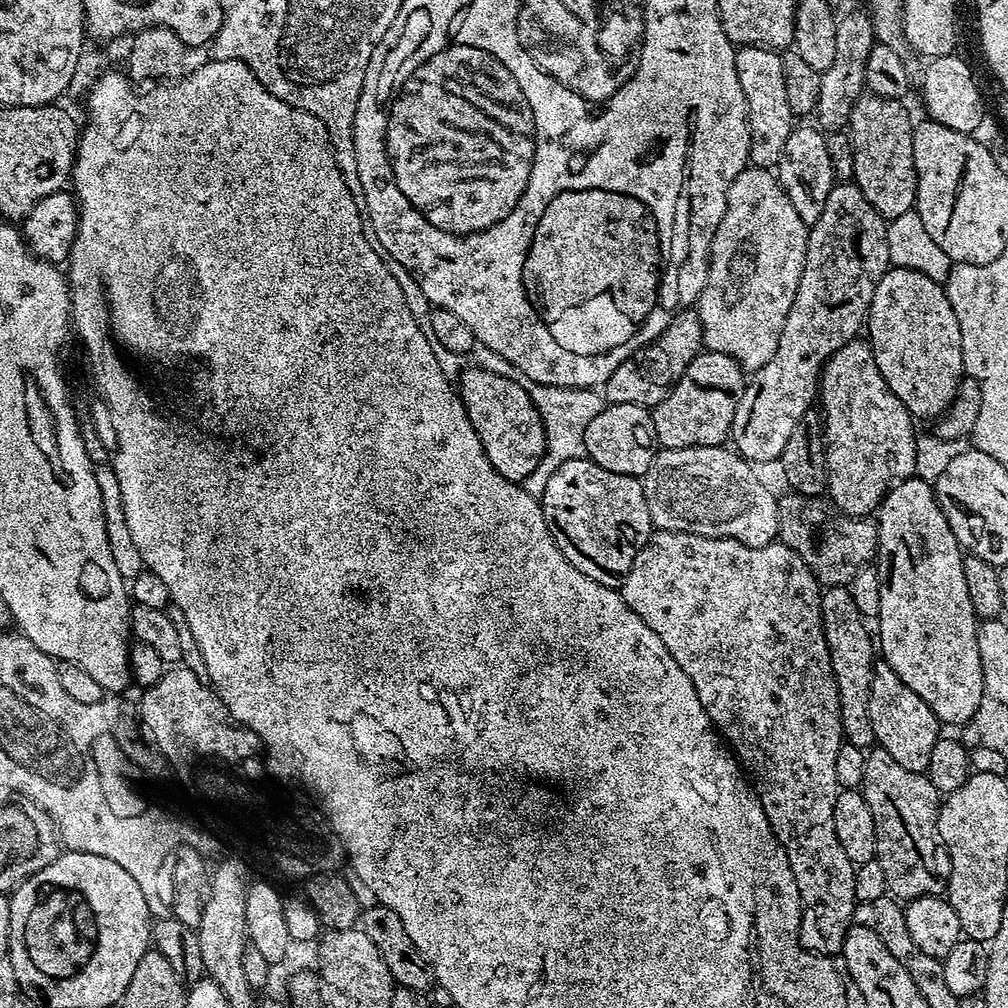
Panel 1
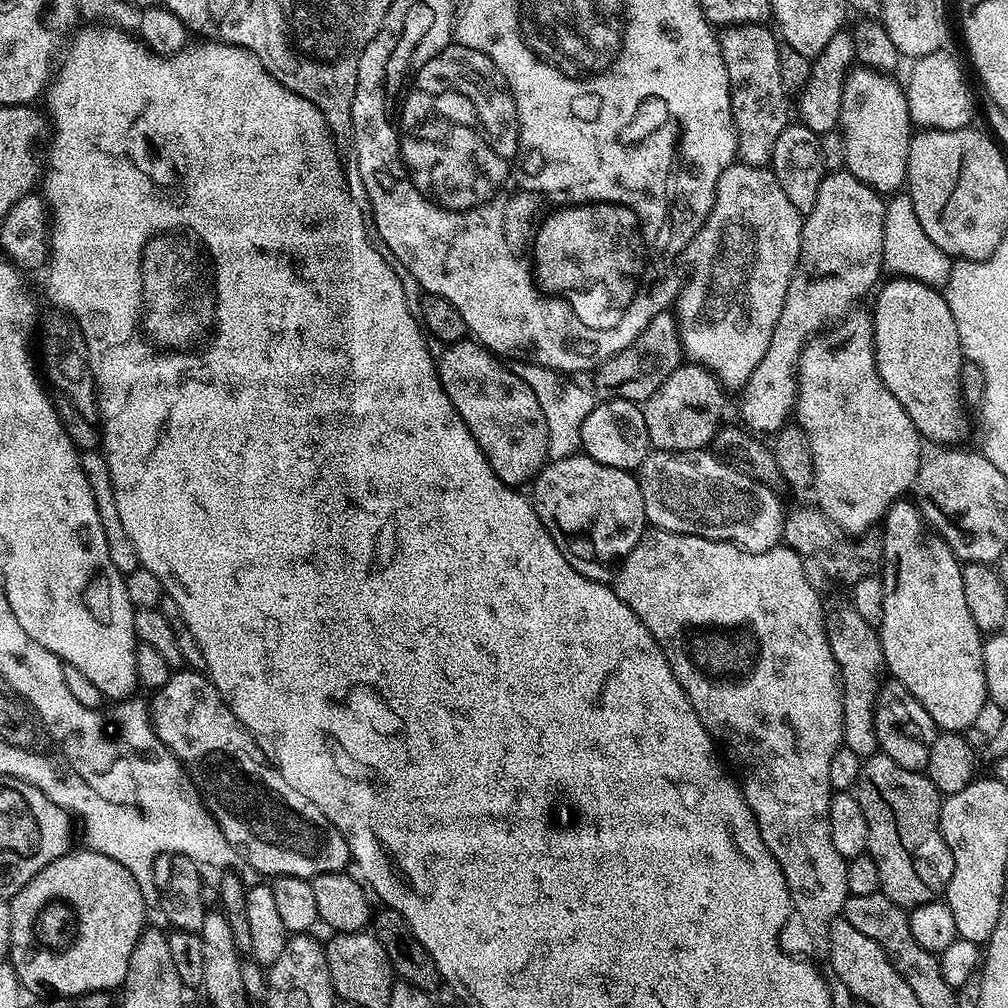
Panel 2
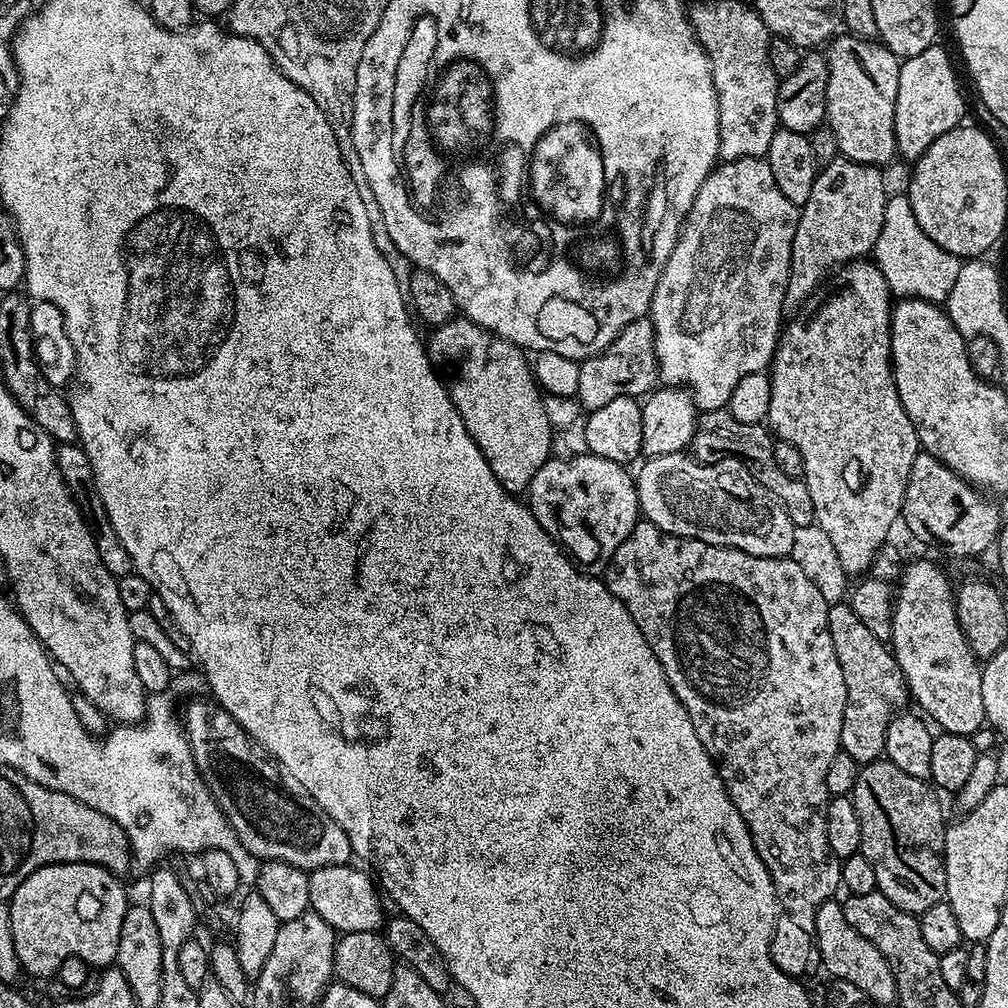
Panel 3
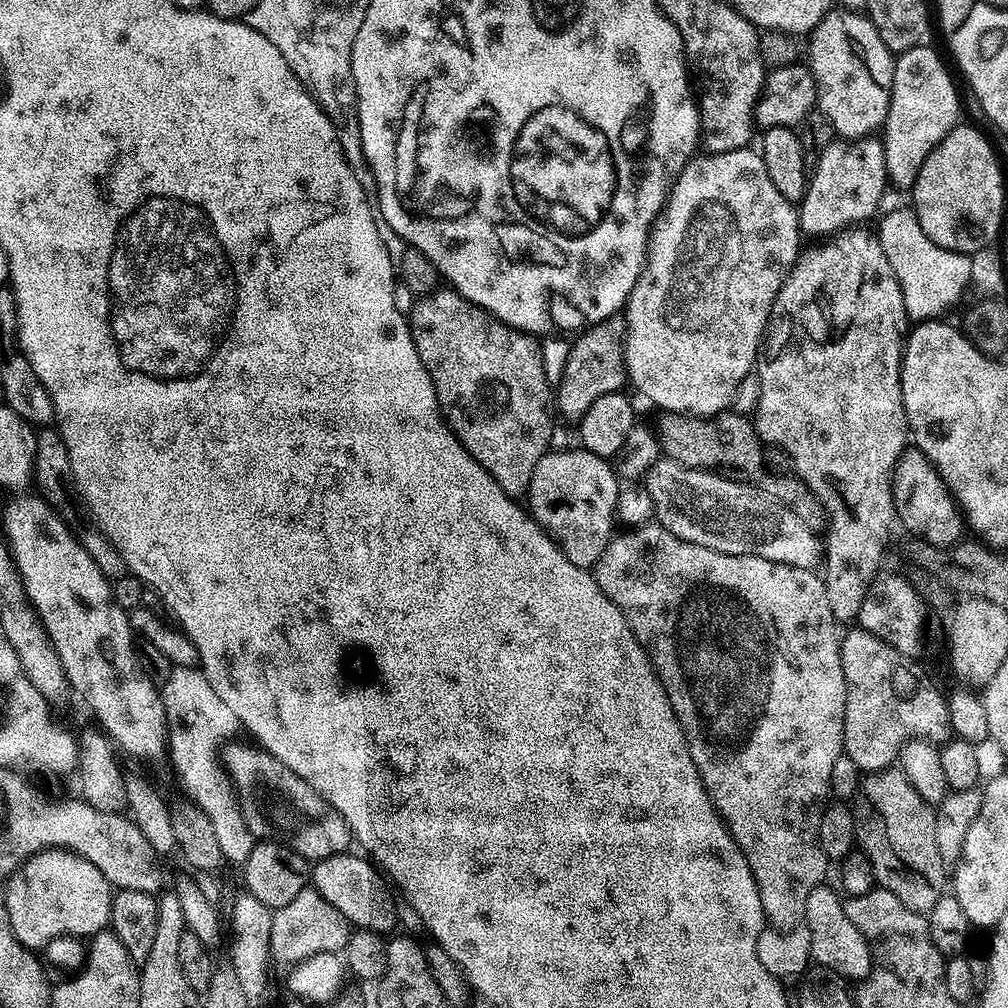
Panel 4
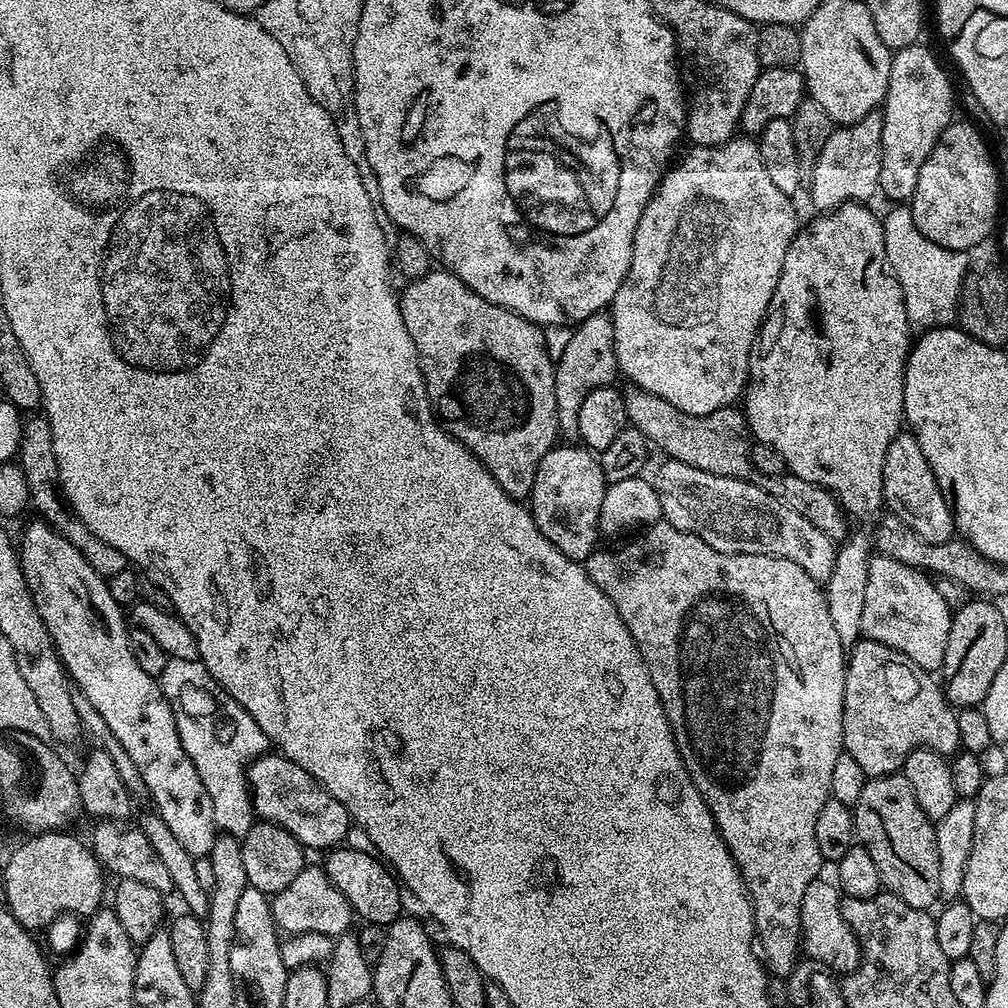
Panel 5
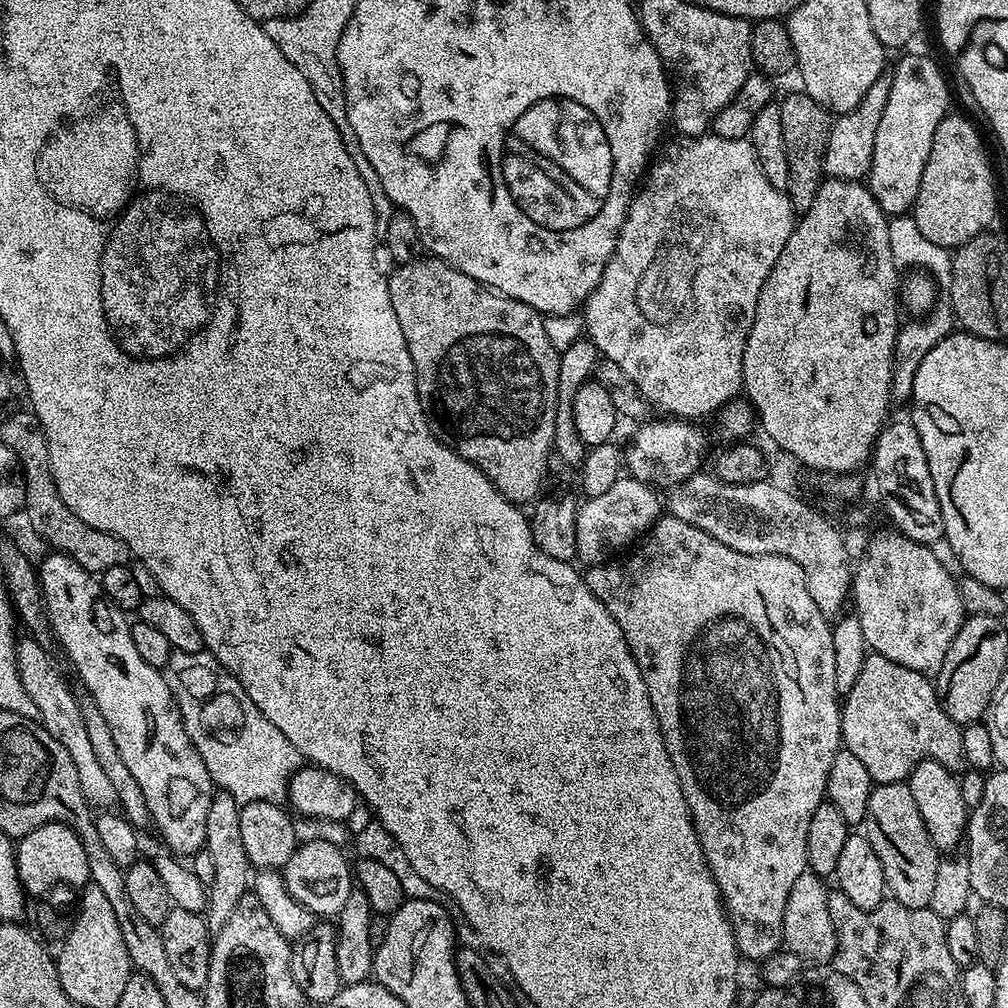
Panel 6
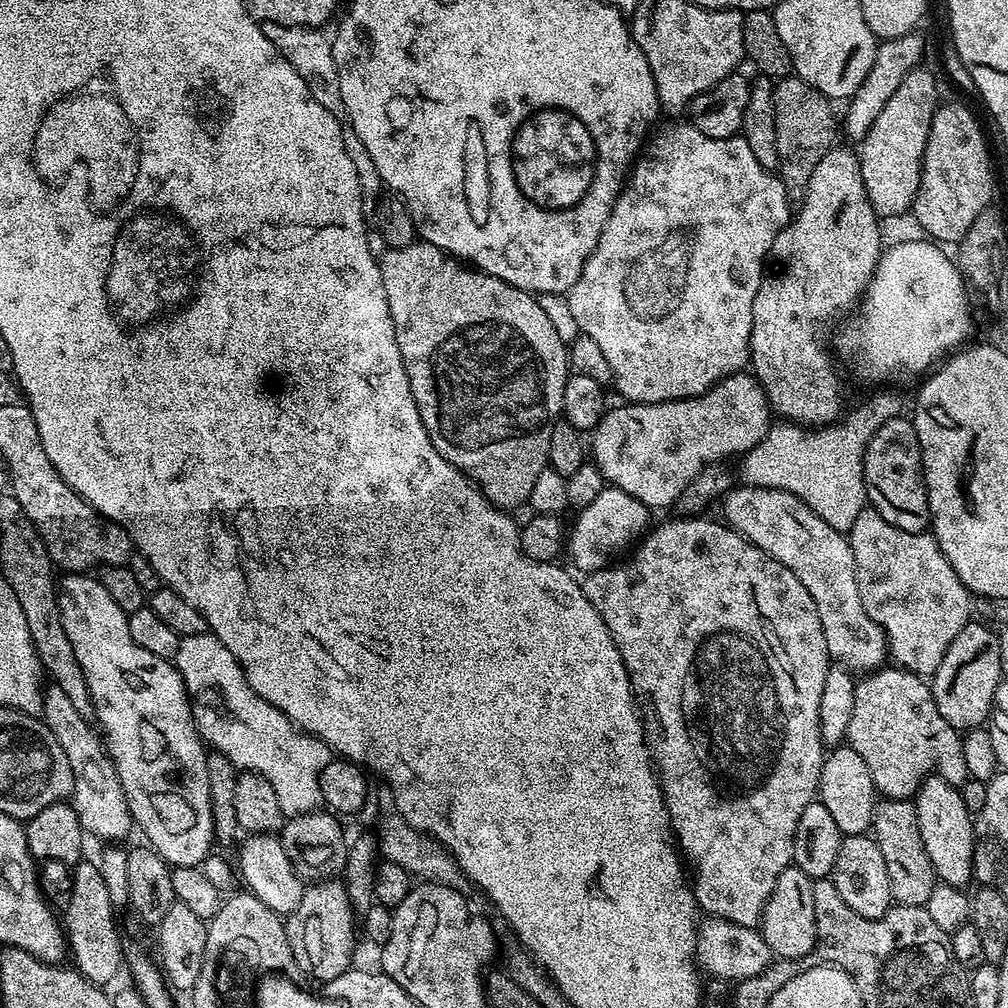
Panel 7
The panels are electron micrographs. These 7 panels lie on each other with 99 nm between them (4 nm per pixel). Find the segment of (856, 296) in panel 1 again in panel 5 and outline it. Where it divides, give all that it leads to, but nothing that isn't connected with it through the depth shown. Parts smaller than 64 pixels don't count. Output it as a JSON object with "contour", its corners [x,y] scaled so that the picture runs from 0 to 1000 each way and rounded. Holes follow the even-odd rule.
{"contour":[[[876,110],[859,113],[850,123],[835,123],[826,126],[812,161],[804,169],[806,175],[806,202],[811,211],[816,212],[825,207],[846,200],[864,199],[873,185],[875,165],[875,121]]]}

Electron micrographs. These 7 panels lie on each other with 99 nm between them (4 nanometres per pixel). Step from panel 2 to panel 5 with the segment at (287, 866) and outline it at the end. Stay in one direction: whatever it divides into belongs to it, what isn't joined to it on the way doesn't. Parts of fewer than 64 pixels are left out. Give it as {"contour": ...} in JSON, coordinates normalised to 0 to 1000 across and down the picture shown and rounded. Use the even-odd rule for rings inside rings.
{"contour":[[[263,748],[246,759],[246,784],[250,787],[250,805],[259,814],[283,821],[303,842],[328,843],[347,821],[343,800],[331,792],[300,760],[277,748]]]}

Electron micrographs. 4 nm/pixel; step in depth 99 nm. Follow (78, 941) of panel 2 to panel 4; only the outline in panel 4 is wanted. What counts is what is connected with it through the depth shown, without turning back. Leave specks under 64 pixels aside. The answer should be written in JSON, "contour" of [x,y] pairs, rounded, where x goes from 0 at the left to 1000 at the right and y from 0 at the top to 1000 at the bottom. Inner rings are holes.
{"contour":[[[48,841],[45,845],[31,849],[17,865],[7,870],[8,882],[4,885],[2,900],[8,904],[10,919],[14,931],[22,935],[22,938],[31,942],[44,942],[52,932],[59,929],[90,931],[98,928],[108,920],[111,908],[111,886],[113,884],[106,871],[93,859],[93,855],[85,855],[77,847],[65,844],[64,841]]]}

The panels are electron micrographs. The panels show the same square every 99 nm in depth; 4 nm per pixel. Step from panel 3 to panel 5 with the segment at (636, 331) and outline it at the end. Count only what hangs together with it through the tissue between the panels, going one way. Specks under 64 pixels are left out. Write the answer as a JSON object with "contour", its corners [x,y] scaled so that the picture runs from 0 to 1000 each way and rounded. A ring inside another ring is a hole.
{"contour":[[[602,309],[591,310],[585,315],[575,318],[567,325],[565,339],[558,348],[556,357],[551,358],[552,374],[550,375],[550,399],[552,400],[552,424],[561,438],[574,438],[573,410],[577,399],[585,387],[604,384],[613,373],[611,348],[609,347],[609,323],[607,314]]]}

